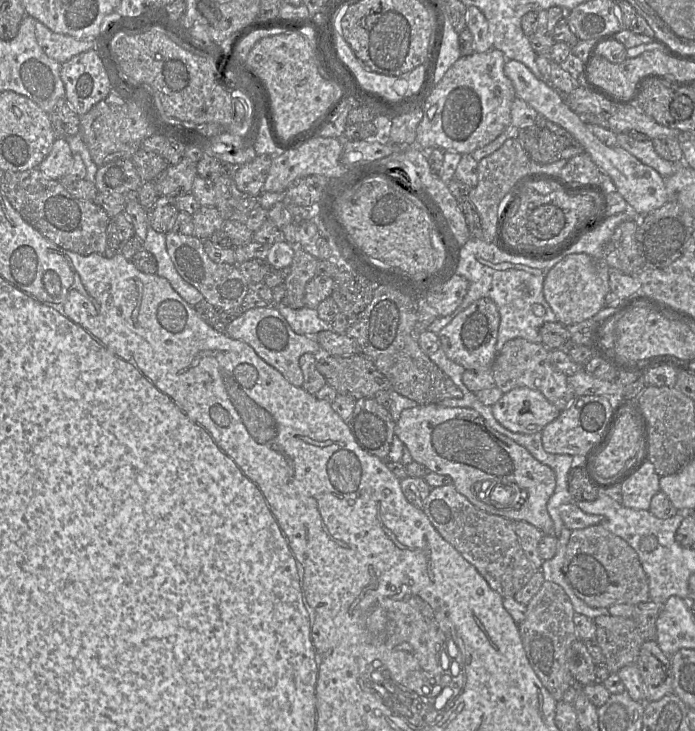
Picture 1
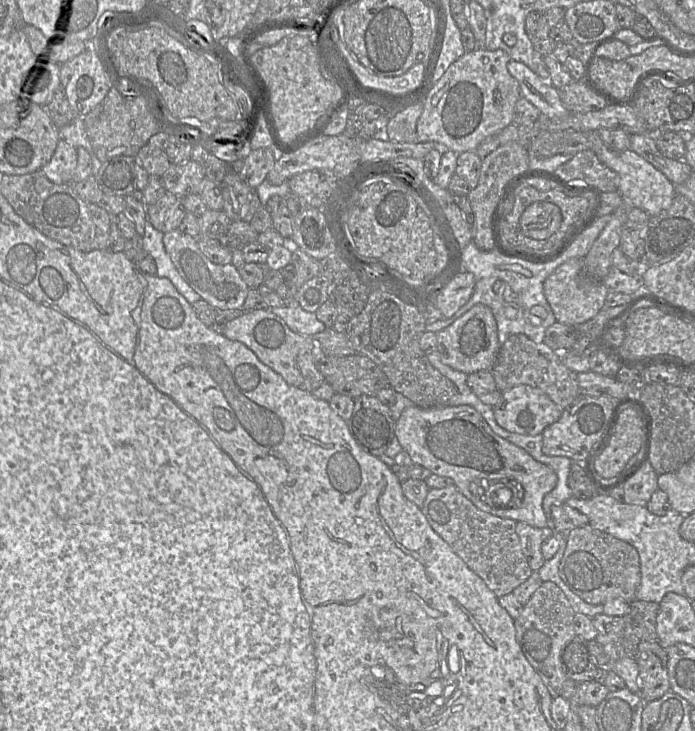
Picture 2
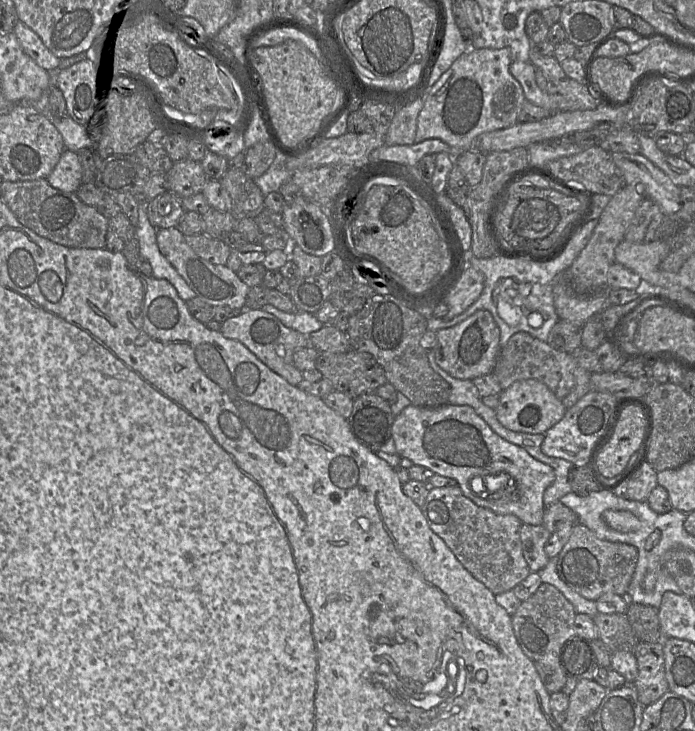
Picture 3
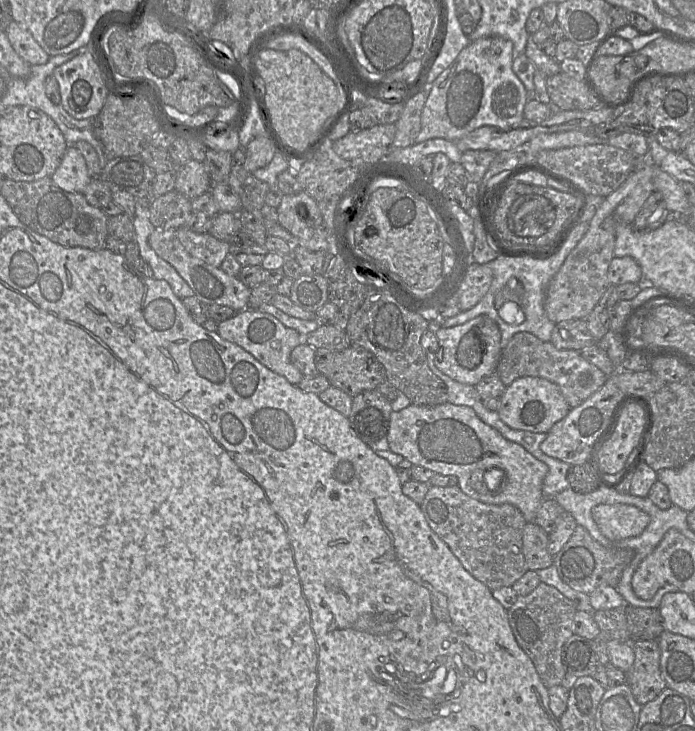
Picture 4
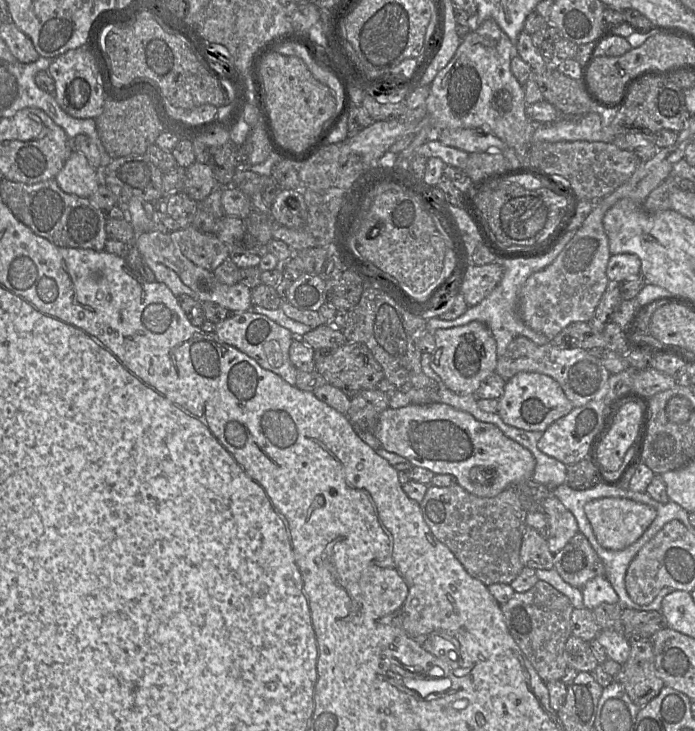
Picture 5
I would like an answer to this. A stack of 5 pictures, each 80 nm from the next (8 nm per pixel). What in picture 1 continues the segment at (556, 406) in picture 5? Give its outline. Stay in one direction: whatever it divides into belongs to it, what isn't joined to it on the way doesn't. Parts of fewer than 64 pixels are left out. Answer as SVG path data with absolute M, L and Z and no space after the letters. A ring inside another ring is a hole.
M517 387L504 393L491 407L494 418L506 429L534 434L558 417L560 410L539 391Z

